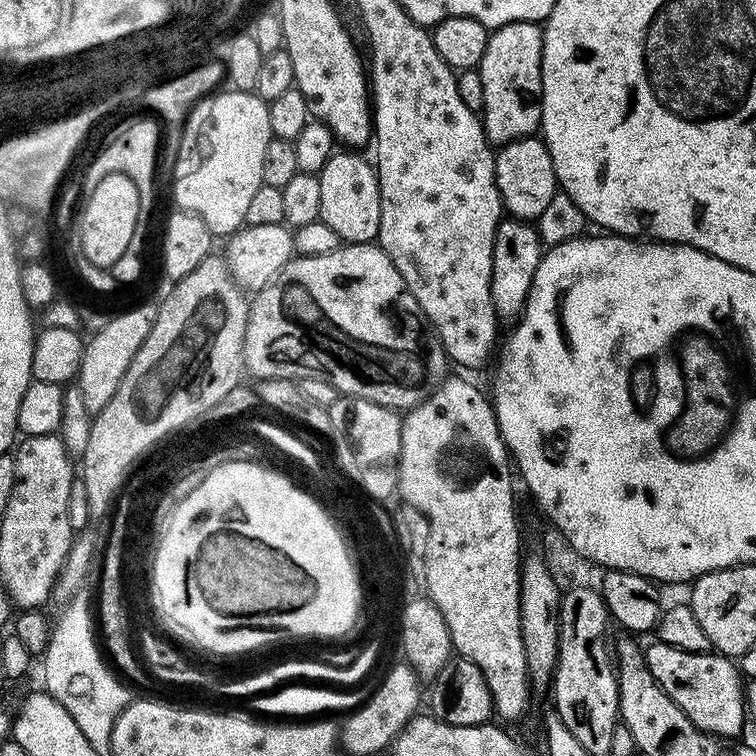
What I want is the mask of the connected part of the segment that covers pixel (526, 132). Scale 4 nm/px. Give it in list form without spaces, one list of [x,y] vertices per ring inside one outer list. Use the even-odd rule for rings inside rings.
[[[519,20],[518,22],[510,22],[502,25],[501,28],[491,29],[488,41],[486,42],[486,50],[480,59],[478,71],[482,82],[482,123],[484,126],[484,133],[488,139],[489,144],[493,146],[501,146],[508,144],[512,140],[522,139],[524,137],[531,137],[533,133],[540,127],[540,66],[542,64],[542,42],[544,41],[544,29],[539,23],[530,20]]]

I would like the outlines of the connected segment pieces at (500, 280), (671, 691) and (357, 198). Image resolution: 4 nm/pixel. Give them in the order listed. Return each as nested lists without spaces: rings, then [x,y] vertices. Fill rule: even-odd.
[[[501,219],[500,225],[496,227],[494,257],[491,263],[491,302],[501,323],[515,323],[524,312],[543,252],[540,235],[529,221]]]
[[[653,642],[644,648],[646,666],[662,690],[701,732],[717,738],[736,736],[746,725],[746,684],[742,673],[727,656],[715,651],[687,652],[669,644]]]
[[[336,150],[319,172],[322,206],[320,218],[344,244],[370,244],[379,237],[382,206],[380,180],[375,167],[359,156],[356,150]]]

